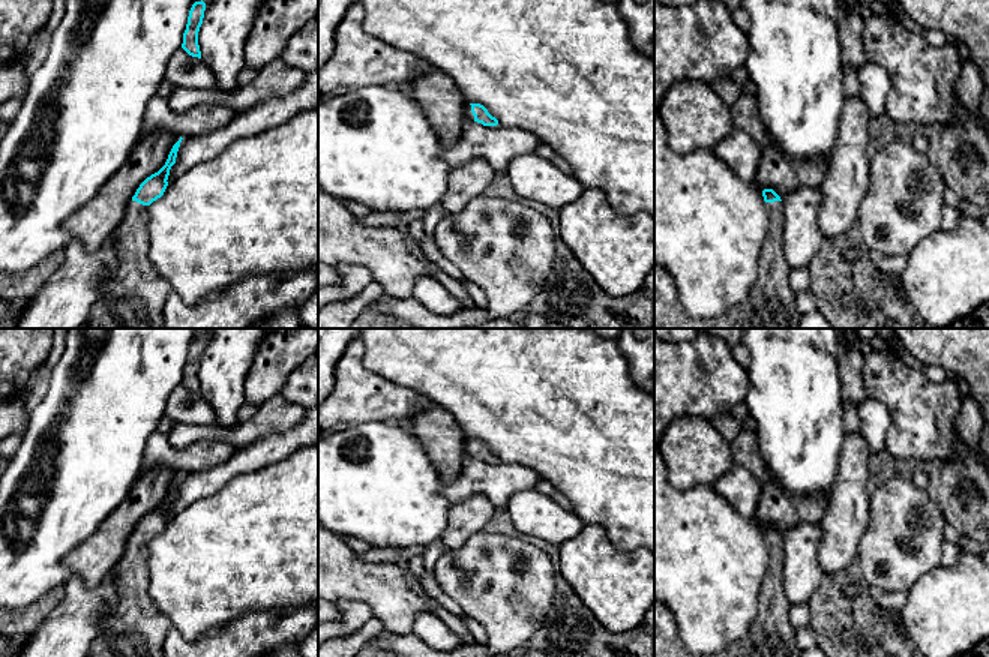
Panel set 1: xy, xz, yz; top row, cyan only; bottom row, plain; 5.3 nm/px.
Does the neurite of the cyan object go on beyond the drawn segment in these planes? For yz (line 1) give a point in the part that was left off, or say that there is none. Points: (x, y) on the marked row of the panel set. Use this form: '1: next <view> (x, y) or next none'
1: next yz (772, 303)

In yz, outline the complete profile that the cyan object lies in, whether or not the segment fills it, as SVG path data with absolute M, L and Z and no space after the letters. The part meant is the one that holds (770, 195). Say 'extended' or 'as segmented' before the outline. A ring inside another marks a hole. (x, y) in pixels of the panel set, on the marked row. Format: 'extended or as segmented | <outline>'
extended | M764 189L762 196L768 230L759 254L759 274L747 298L719 318L690 318L671 273L654 266L654 328L798 328L801 315L783 254L783 201L773 189Z

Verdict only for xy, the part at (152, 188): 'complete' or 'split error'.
split error

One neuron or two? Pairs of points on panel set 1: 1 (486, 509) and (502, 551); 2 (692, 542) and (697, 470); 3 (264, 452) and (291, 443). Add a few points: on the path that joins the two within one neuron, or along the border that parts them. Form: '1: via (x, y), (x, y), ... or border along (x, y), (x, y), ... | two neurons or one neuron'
1: border along (483, 530), (471, 534), (459, 546), (452, 548) | two neurons
2: border along (670, 482), (682, 489), (700, 485), (713, 486) | two neurons
3: via (270, 449), (285, 443) | one neuron

